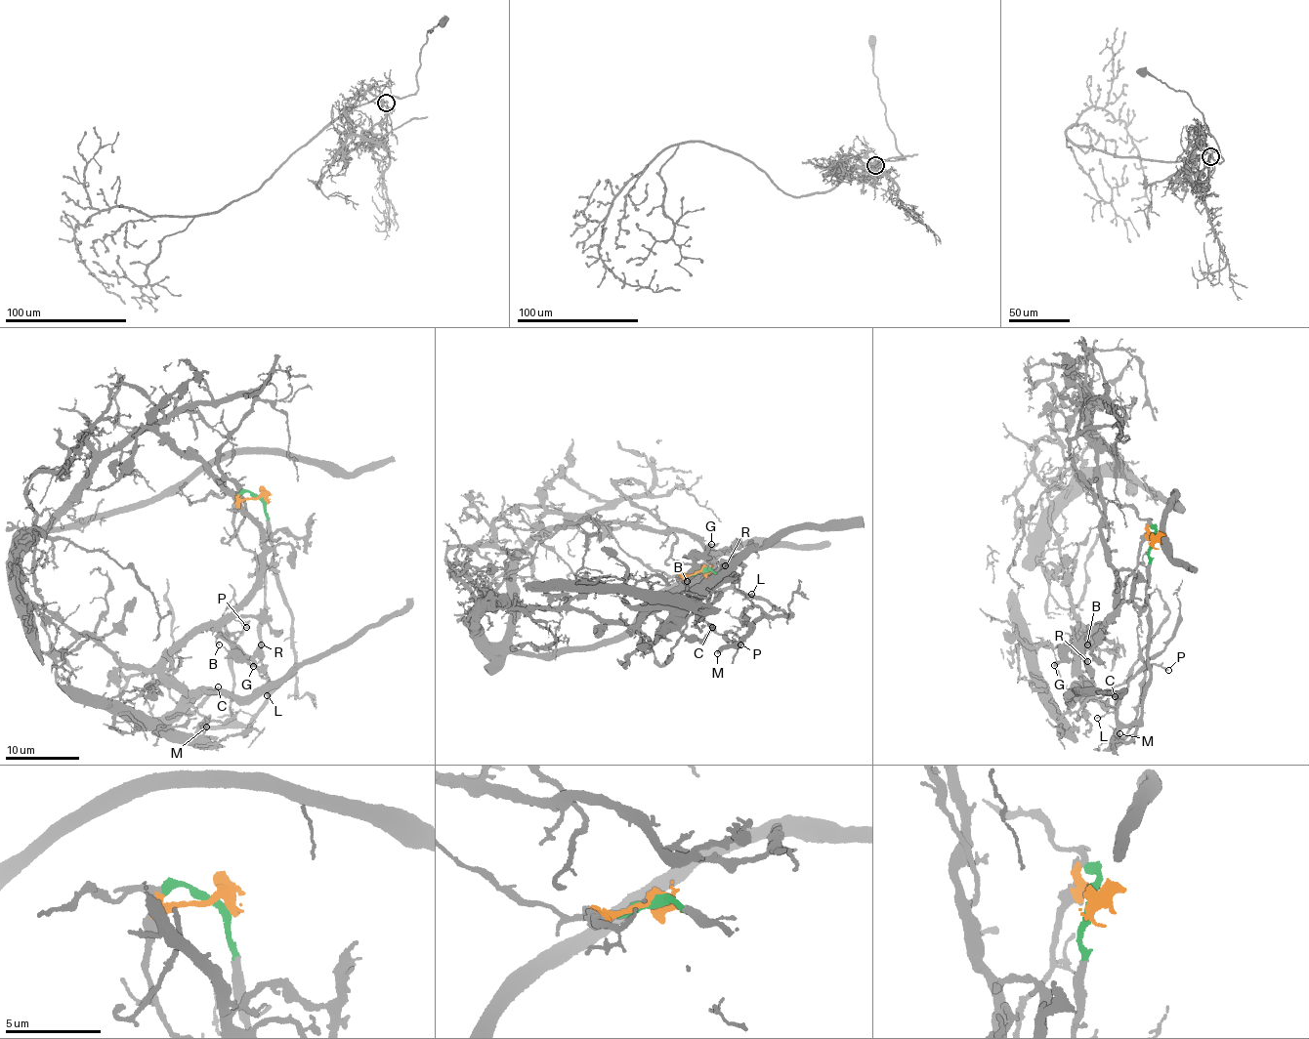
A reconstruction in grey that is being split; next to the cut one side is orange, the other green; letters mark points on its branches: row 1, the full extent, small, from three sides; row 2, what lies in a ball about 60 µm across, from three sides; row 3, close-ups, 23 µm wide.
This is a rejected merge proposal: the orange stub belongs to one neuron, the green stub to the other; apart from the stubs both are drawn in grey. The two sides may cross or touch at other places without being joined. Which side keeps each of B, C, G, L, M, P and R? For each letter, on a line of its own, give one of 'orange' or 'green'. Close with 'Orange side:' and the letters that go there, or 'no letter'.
B: orange
C: orange
G: orange
L: green
M: green
P: green
R: orange
Orange side: B, C, G, R

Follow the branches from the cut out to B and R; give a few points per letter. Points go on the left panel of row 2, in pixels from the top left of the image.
B: (259, 497), (244, 500), (233, 521), (236, 540), (256, 557), (257, 576), (225, 620), (216, 642), (219, 644)
R: (259, 497), (244, 500), (233, 521), (236, 540), (256, 557), (257, 576), (221, 626), (248, 656), (261, 644)

